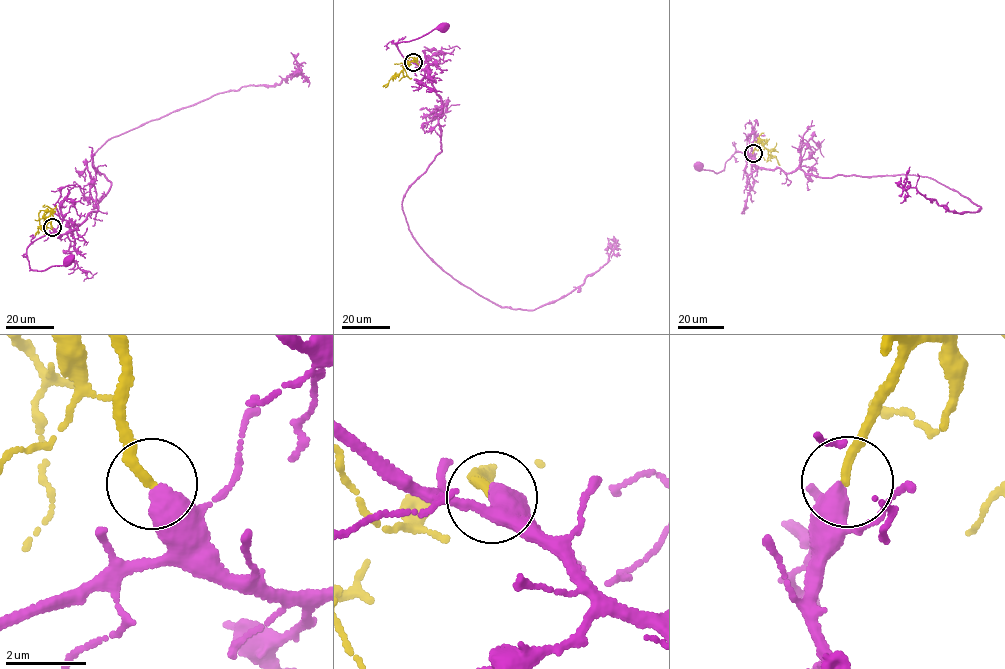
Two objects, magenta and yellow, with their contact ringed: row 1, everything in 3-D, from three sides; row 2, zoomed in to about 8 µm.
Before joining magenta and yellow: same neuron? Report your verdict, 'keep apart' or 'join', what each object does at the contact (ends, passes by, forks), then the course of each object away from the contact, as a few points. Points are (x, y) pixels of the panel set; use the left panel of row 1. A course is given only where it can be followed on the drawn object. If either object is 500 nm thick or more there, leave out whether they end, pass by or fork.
join | magenta via (53, 227), (53, 231), (28, 247), (26, 255), (29, 267), (44, 271), (64, 265), (69, 259) | yellow via (52, 227), (50, 218), (44, 217), (44, 224), (37, 226), (36, 235)

